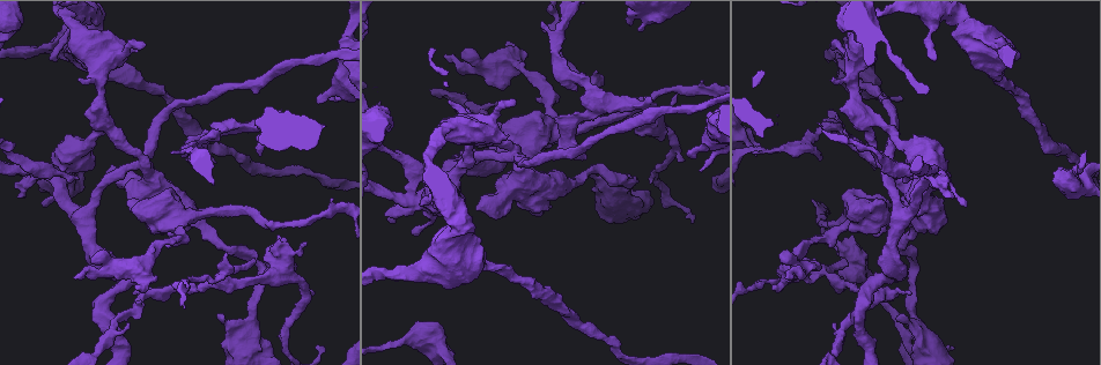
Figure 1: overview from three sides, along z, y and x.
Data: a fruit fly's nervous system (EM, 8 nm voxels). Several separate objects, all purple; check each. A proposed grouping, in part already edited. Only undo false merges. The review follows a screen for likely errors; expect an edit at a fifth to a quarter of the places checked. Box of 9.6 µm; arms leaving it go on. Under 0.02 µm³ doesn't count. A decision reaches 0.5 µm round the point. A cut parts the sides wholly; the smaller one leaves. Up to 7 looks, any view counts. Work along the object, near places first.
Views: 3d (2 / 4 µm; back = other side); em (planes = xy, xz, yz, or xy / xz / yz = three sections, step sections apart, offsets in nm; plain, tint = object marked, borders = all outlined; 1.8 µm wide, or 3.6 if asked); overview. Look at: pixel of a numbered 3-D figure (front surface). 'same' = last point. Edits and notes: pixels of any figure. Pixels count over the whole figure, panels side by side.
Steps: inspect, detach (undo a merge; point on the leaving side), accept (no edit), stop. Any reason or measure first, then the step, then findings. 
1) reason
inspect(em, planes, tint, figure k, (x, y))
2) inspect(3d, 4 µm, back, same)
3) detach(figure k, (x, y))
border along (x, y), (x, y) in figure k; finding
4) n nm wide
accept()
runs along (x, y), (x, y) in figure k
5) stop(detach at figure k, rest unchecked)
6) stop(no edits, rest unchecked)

four arms meet
inspect(3d, 2 µm, figure 1, (143, 168))

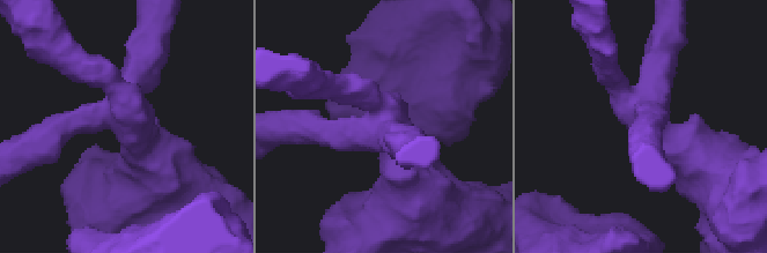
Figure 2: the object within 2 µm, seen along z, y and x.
4 arms
inspect(em, planes, plain, figure 2, (128, 120))

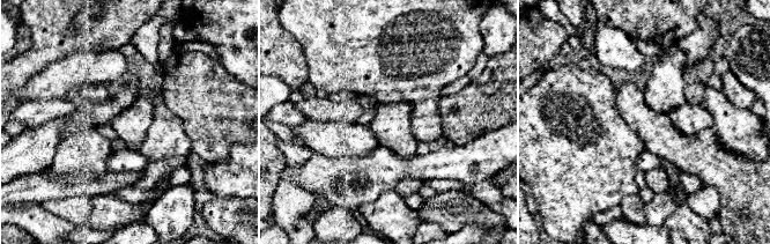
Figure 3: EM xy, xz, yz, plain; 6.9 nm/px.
with the object marked
inspect(em, planes, tint, same)

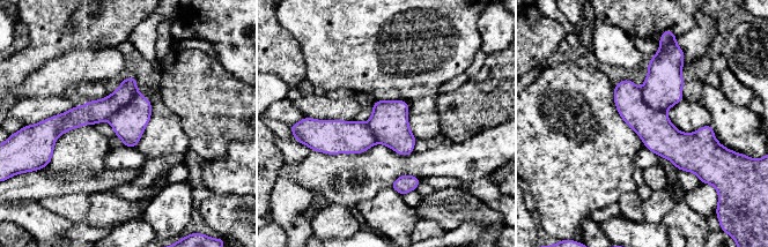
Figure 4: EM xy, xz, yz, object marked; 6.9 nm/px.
detach(figure 4, (663, 85))
the part that leaves runs along (133, 82), (59, 132) in figure 4; two neurons meet here

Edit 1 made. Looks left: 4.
inspect(overview)

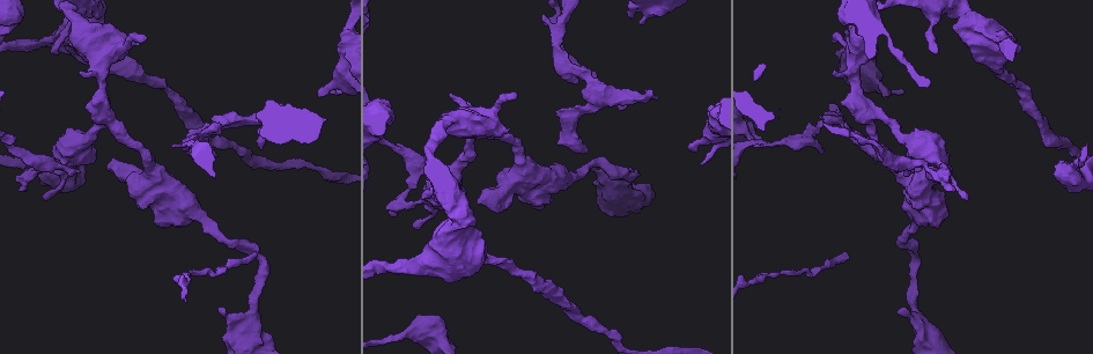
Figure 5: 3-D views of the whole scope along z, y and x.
abrupt turn
inspect(em, planes, borders, figure 5, (812, 142))

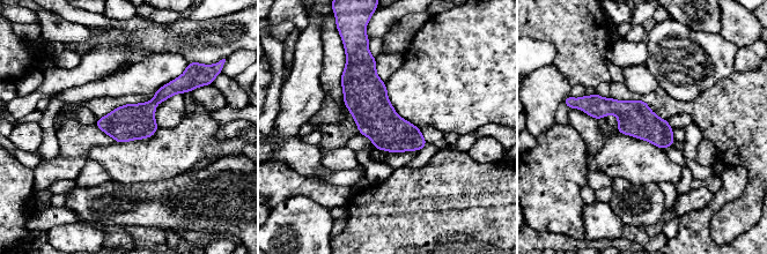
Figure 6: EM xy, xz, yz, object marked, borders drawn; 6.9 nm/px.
240 nm wide
accept()
runs along (582, 103), (620, 107), (670, 142) in figure 6; continuous, no second neuron

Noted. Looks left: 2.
stop(detach at figure 4, rest unchecked)

